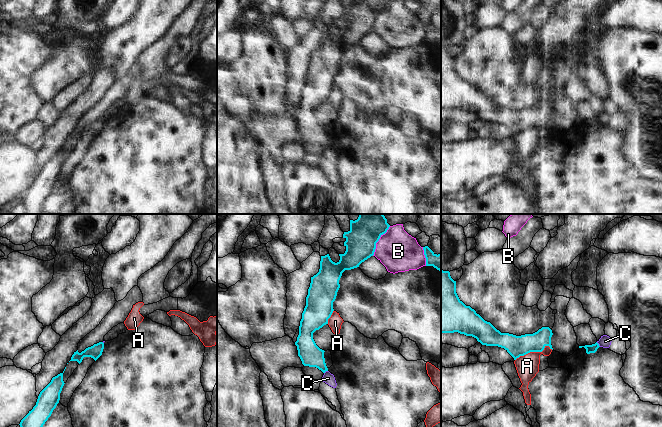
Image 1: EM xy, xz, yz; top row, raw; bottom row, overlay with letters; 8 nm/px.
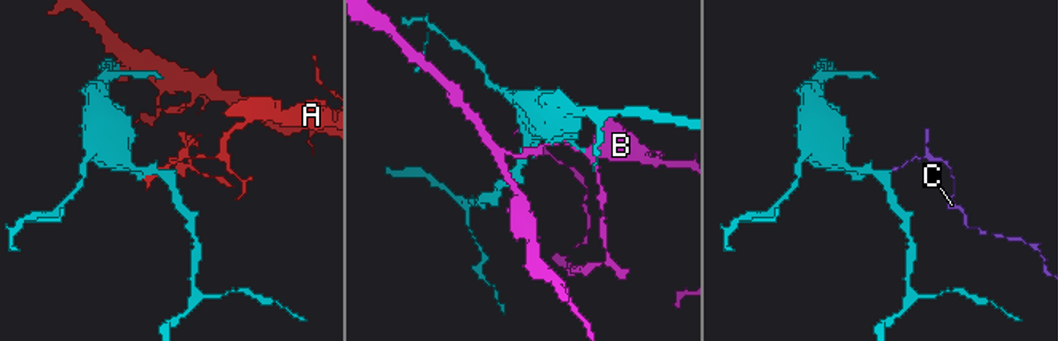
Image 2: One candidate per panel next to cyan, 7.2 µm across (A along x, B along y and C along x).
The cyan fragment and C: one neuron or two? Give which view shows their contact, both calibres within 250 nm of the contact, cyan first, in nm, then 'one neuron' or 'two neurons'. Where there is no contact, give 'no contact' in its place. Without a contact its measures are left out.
yz | 70/100 nm | two neurons

